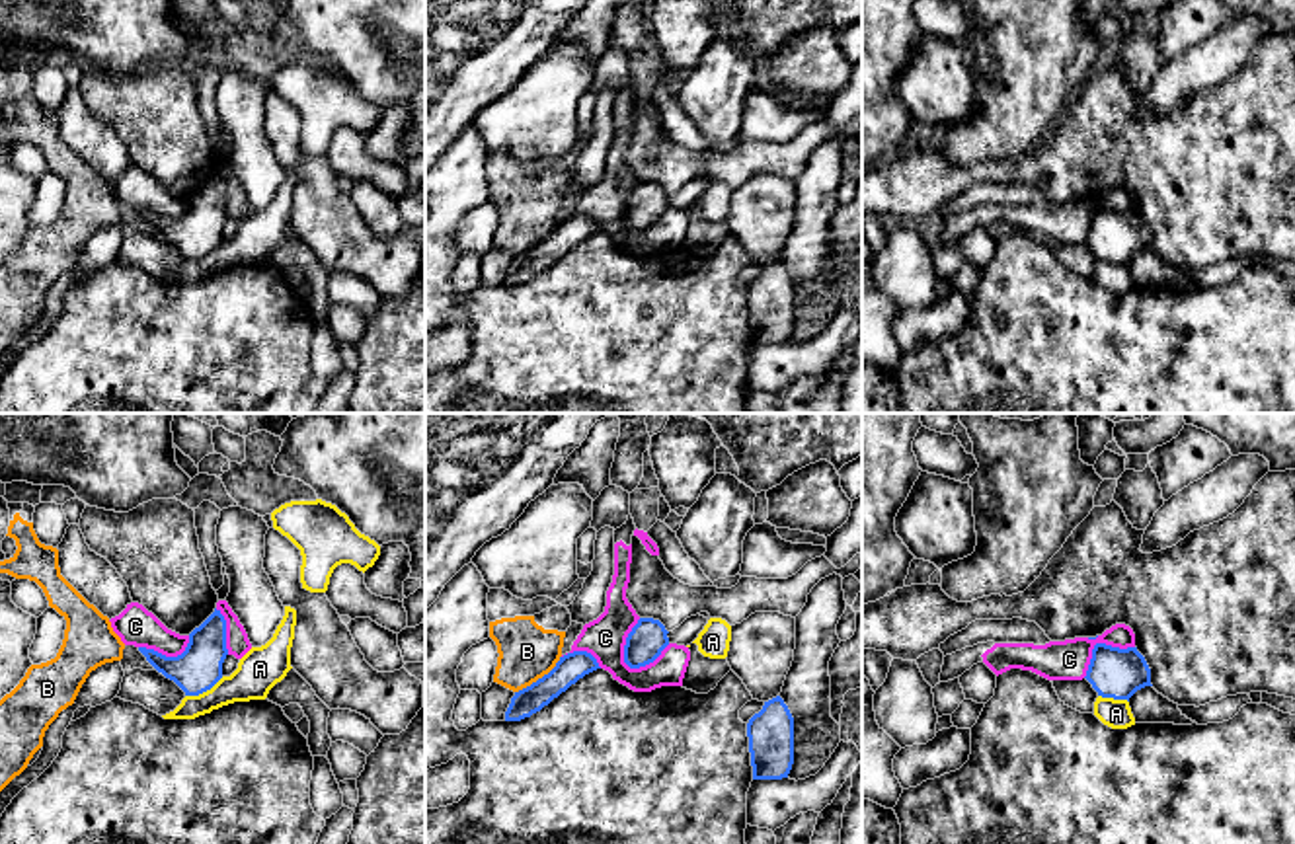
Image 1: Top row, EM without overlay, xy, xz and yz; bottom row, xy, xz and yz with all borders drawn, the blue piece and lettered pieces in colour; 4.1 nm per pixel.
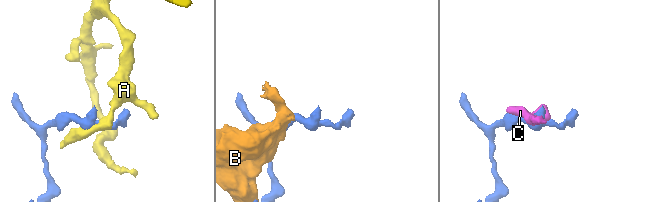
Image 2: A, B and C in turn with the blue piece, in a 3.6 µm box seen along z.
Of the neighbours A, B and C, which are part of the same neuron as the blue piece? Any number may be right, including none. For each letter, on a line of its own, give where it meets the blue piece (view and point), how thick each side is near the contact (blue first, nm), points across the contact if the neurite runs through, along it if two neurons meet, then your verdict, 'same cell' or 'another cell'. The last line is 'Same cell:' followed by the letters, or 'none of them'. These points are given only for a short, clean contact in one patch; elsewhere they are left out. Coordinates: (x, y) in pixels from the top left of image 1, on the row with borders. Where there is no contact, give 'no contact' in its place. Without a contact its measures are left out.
A: xy (203, 690) | 190/180 nm | along xy (223, 677), (209, 689), (186, 696) | another cell
B: xz (539, 679) | 120/240 nm | another cell
C: xz (646, 663) | 160/170 nm | another cell
Same cell: none of them

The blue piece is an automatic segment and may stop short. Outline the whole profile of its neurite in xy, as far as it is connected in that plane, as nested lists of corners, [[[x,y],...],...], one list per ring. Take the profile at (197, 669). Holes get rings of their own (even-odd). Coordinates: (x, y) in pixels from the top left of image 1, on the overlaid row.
[[[220,610],[215,612],[189,633],[185,651],[177,657],[166,657],[154,649],[138,647],[146,661],[174,680],[185,696],[199,696],[211,690],[222,678],[226,649],[226,620]]]

